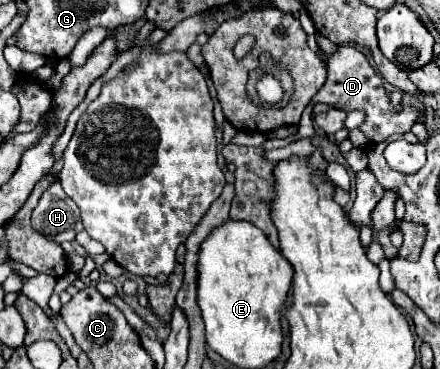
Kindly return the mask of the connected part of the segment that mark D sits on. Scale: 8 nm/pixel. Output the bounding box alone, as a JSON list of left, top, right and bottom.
[314,46,420,142]

